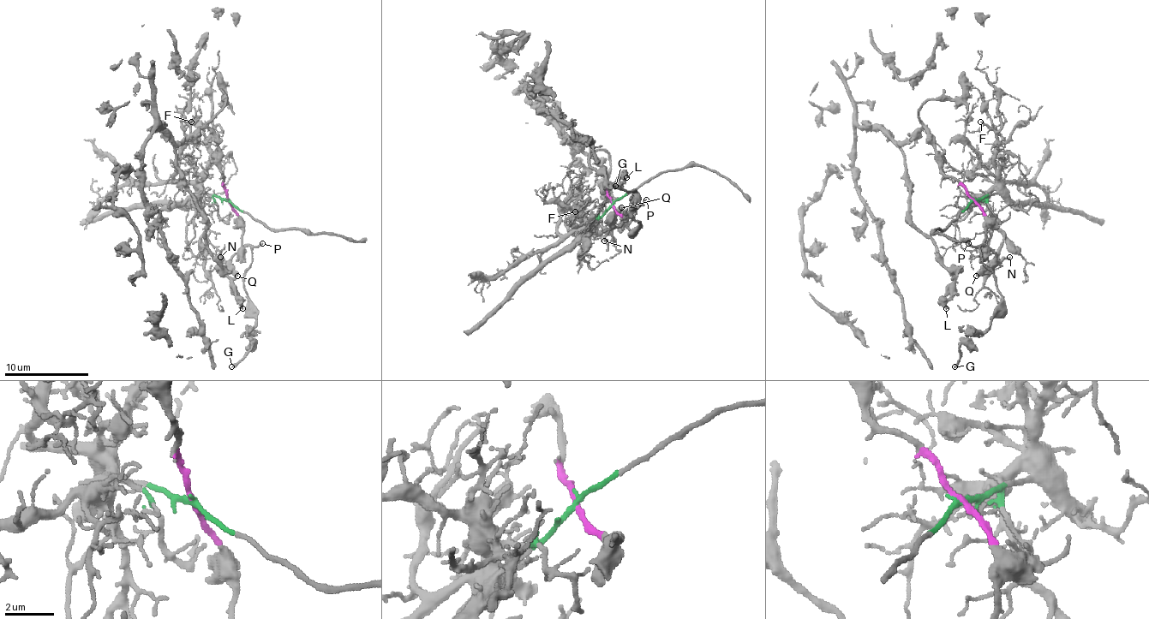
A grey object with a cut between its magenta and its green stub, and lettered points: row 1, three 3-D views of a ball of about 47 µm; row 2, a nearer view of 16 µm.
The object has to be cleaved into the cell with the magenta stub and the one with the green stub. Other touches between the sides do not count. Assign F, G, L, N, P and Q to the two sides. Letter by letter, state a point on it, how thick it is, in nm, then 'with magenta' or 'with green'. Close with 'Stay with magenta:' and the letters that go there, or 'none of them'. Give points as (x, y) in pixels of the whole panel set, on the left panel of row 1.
F: at (191, 122); 100 nm thick; with green
G: at (231, 366); 280 nm thick; with magenta
L: at (242, 308); 400 nm thick; with magenta
N: at (220, 257); 190 nm thick; with magenta
P: at (262, 243); 140 nm thick; with magenta
Q: at (237, 276); 340 nm thick; with magenta
Stay with magenta: G, L, N, P, Q

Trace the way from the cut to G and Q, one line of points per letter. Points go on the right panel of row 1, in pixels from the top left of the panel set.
G: (972, 199), (985, 218), (981, 262), (994, 275), (1002, 308), (991, 325), (960, 344), (954, 367)
Q: (972, 199), (985, 218), (985, 246), (996, 256), (977, 275)

